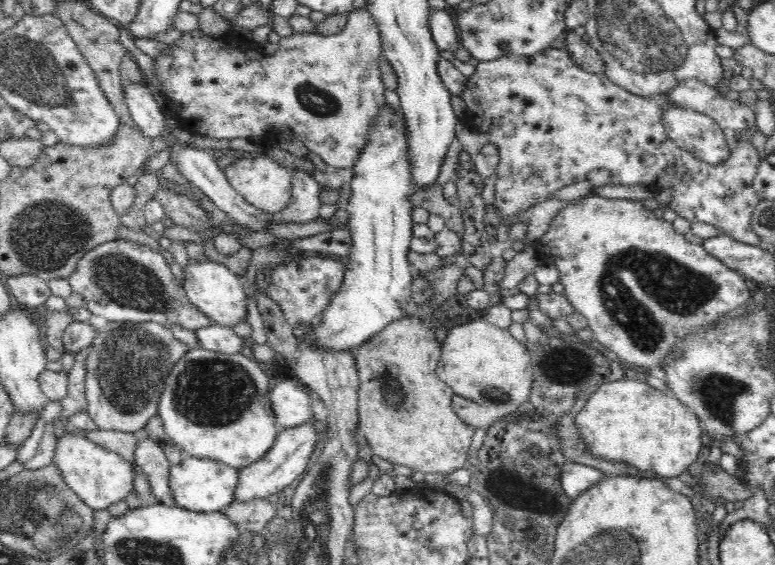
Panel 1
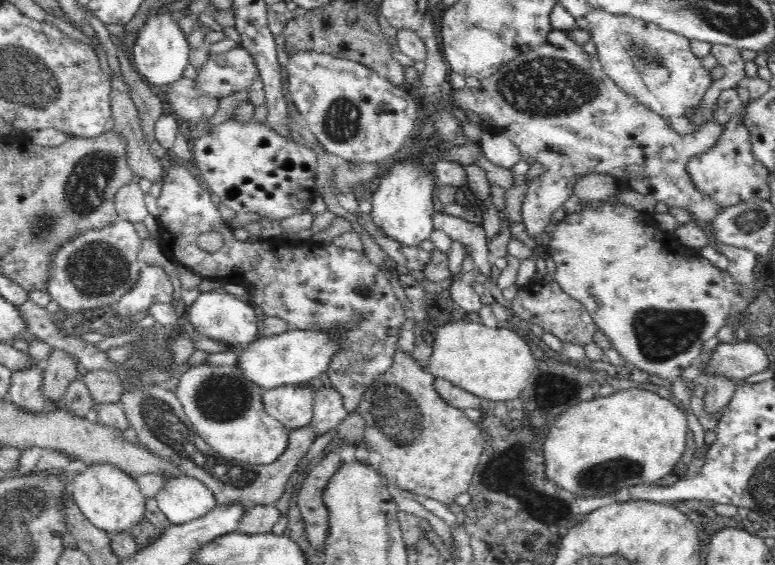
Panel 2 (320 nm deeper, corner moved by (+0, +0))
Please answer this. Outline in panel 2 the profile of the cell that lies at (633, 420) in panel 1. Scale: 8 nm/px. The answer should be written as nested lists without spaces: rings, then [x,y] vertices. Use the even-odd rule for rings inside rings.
[[[632,388],[616,392],[612,396],[580,402],[566,410],[566,414],[560,414],[546,436],[546,476],[560,488],[576,496],[588,498],[616,494],[618,490],[636,484],[654,484],[656,480],[670,474],[674,465],[681,459],[686,450],[688,430],[686,415],[672,401],[648,390]]]

